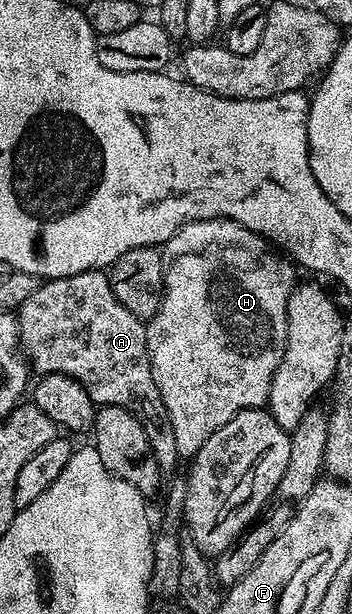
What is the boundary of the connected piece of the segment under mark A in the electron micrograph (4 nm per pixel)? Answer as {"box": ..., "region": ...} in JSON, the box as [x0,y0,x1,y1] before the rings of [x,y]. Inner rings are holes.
{"box":[19,270,180,469],"region":[[[102,270],[77,273],[73,277],[61,277],[40,282],[35,293],[20,305],[19,346],[30,366],[39,375],[65,373],[73,377],[89,393],[97,405],[120,407],[137,417],[149,437],[153,457],[160,469],[167,469],[180,462],[177,441],[173,441],[171,426],[167,423],[167,411],[161,401],[161,393],[153,381],[149,349],[147,348],[147,323],[137,318],[117,297],[111,288],[111,280]]]}

